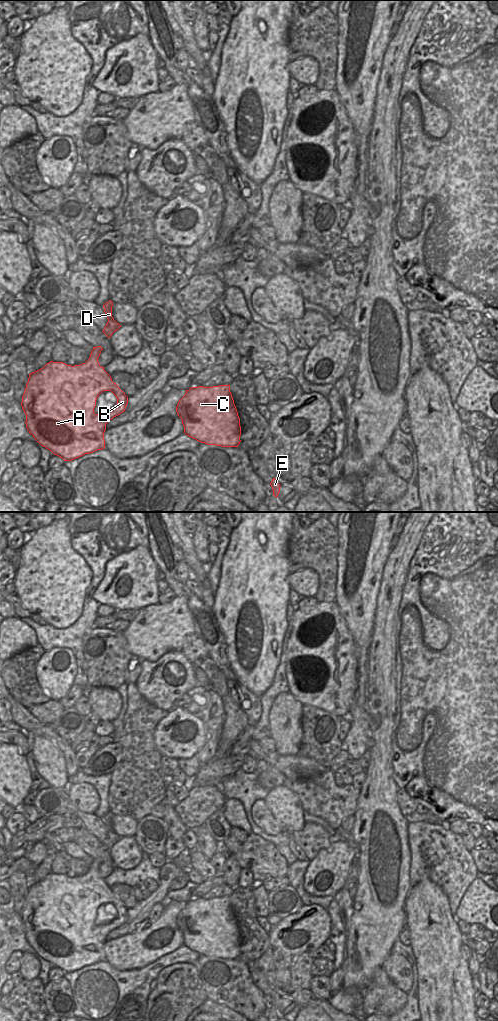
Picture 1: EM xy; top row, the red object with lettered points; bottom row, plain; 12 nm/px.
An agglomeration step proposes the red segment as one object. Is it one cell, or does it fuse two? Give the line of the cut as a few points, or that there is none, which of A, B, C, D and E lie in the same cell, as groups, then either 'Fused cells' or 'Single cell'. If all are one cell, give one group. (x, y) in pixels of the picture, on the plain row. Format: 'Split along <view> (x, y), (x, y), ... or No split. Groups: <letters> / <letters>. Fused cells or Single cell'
No split. Groups: A B C D E. Single cell.

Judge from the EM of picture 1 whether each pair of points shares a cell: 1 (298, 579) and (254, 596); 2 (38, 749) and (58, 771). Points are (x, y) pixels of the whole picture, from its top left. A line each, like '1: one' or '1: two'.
1: two
2: one

